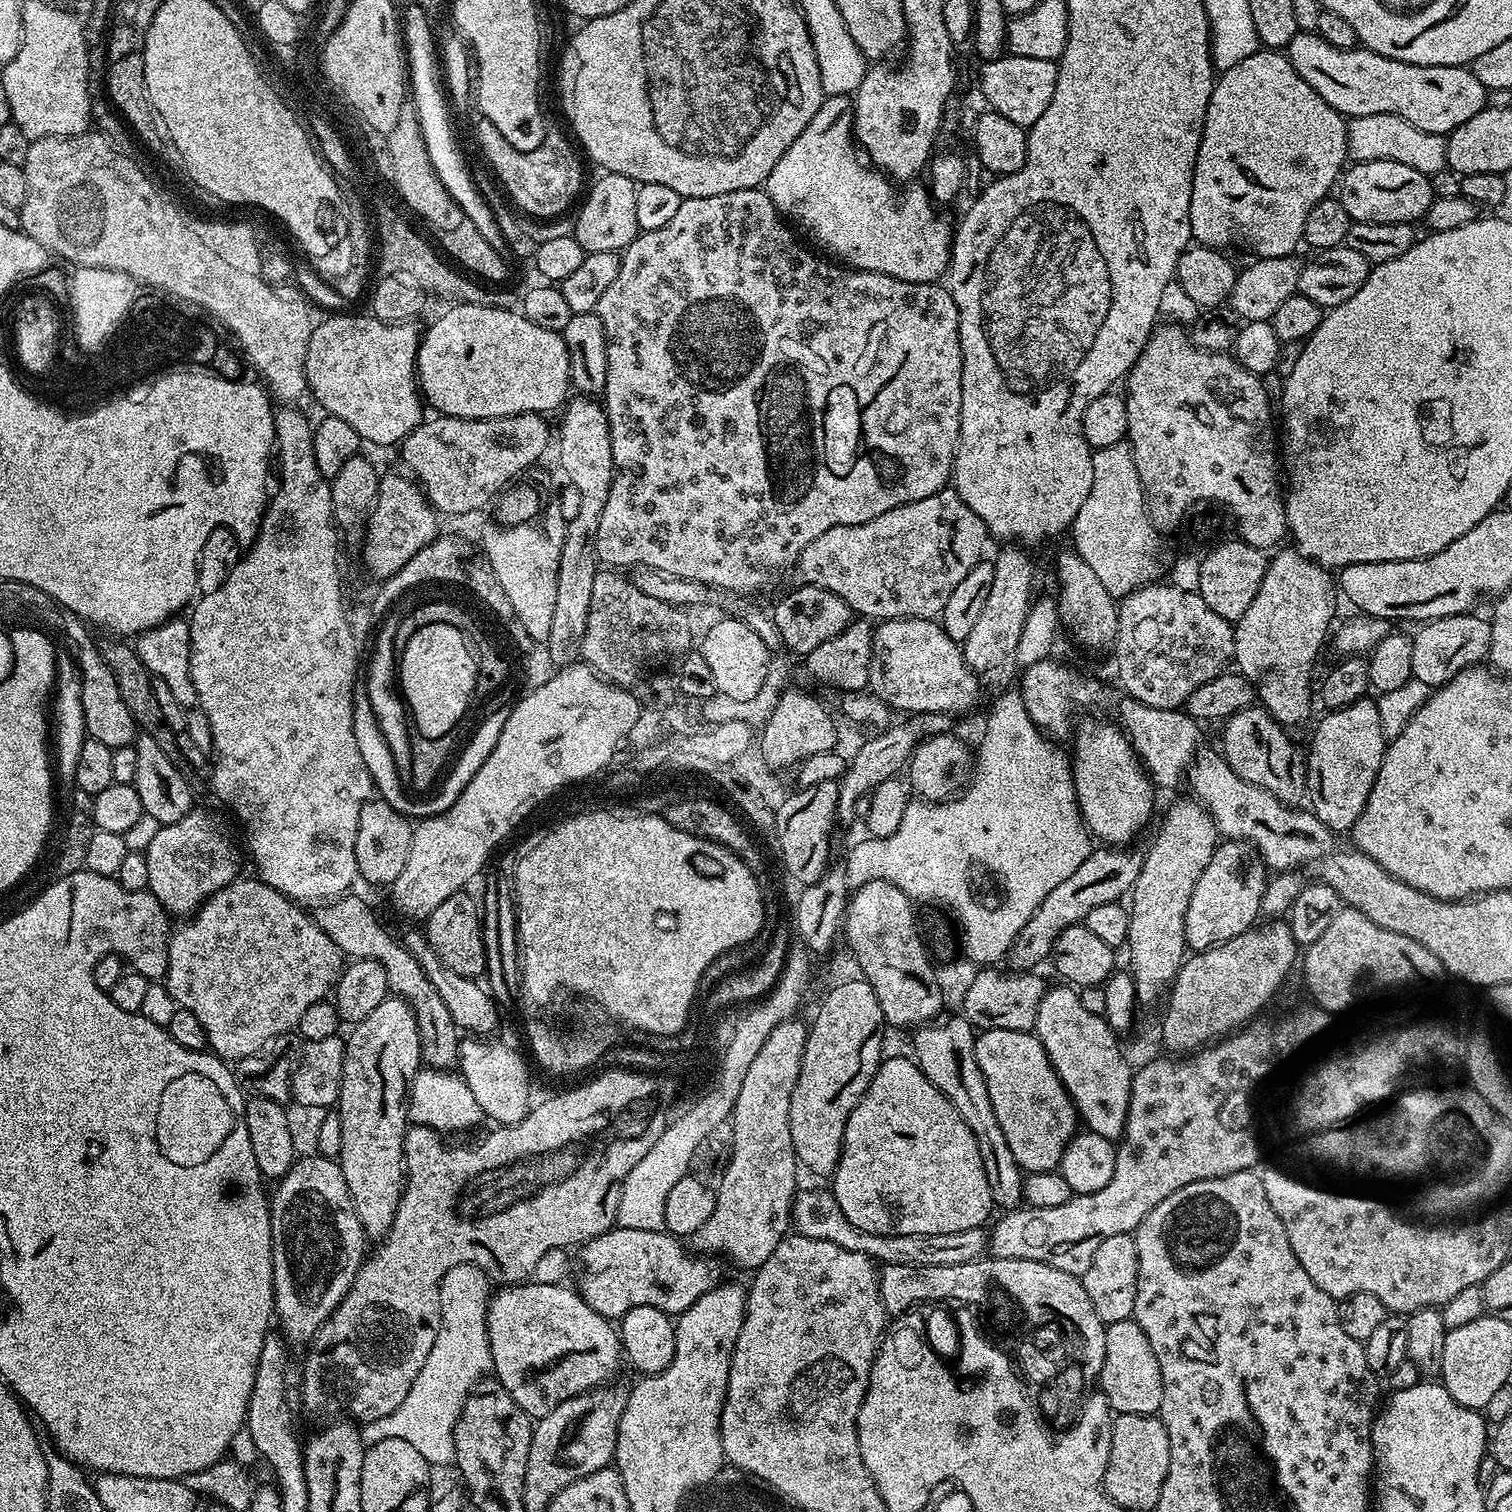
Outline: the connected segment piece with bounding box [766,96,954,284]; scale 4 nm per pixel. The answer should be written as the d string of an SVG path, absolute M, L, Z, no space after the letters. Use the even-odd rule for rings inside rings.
M830 96L825 99L818 114L810 118L806 130L794 138L790 150L786 150L786 154L778 158L774 170L770 170L766 181L768 197L781 216L793 225L801 224L816 239L815 247L825 248L820 250L841 265L855 268L857 272L886 274L902 282L931 284L939 281L947 273L948 262L952 258L953 225L948 225L935 212L937 209L933 197L923 183L912 182L901 187L904 188L901 192L896 192L897 185L889 177L865 163L854 139L852 105L853 101L847 96Z

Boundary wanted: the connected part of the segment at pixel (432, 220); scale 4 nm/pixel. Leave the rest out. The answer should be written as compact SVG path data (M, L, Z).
M405 102L401 106L398 122L395 123L394 130L388 131L386 140L388 140L387 167L394 174L399 203L404 203L426 226L442 226L442 228L460 226L467 218L466 213L444 189L434 166L431 165L415 104Z

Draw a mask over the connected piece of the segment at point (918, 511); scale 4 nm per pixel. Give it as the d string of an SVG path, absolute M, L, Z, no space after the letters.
M949 486L938 494L930 494L930 498L922 498L918 502L910 502L898 506L894 510L886 510L886 514L878 514L878 518L870 518L870 522L865 524L851 524L850 526L839 524L826 530L826 534L818 534L818 538L814 538L814 542L810 542L810 546L806 546L806 550L802 550L800 559L794 565L794 573L796 572L797 581L800 584L818 586L822 590L830 590L834 594L838 594L838 598L842 598L842 602L846 602L846 606L852 609L857 617L867 618L872 622L897 620L898 618L930 620L939 617L940 612L946 606L946 601L950 599L954 586L958 586L958 582L962 582L962 578L966 578L966 574L970 574L970 570L974 570L974 566L985 555L984 543L989 543L989 540L988 527L982 522L982 518L978 518L978 514L974 514L974 510L970 510L970 506L966 506L966 502L962 502L955 487Z

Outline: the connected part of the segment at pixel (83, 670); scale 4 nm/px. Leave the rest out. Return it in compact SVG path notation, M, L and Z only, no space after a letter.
M69 615L67 619L68 629L72 632L72 636L76 636L76 641L80 644L78 676L82 686L80 701L82 702L82 714L87 735L98 742L106 742L106 746L110 746L112 749L129 747L138 735L138 727L130 710L122 702L118 682L115 680L110 666L101 656L101 649L97 642L95 644L88 637L89 629L86 627L85 621L74 615Z

